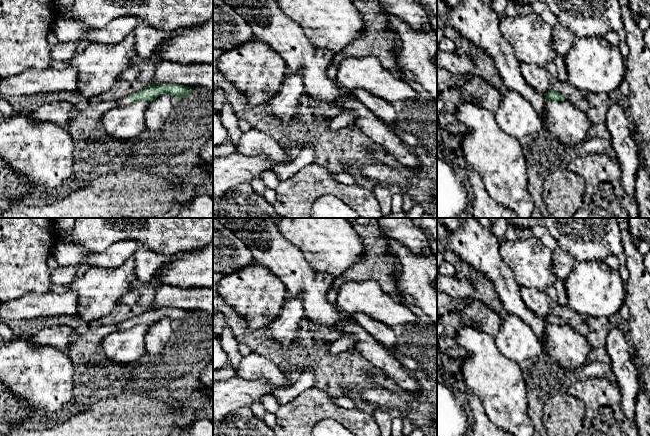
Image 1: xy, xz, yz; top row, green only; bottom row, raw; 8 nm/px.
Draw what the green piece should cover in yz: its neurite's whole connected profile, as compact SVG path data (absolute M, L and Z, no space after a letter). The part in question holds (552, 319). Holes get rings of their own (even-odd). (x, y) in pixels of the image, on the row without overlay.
M550 313L546 317L544 317L544 320L547 324L550 324L550 325L563 325L563 324L565 324L565 321L561 317L555 315L555 314L552 314L552 313Z

